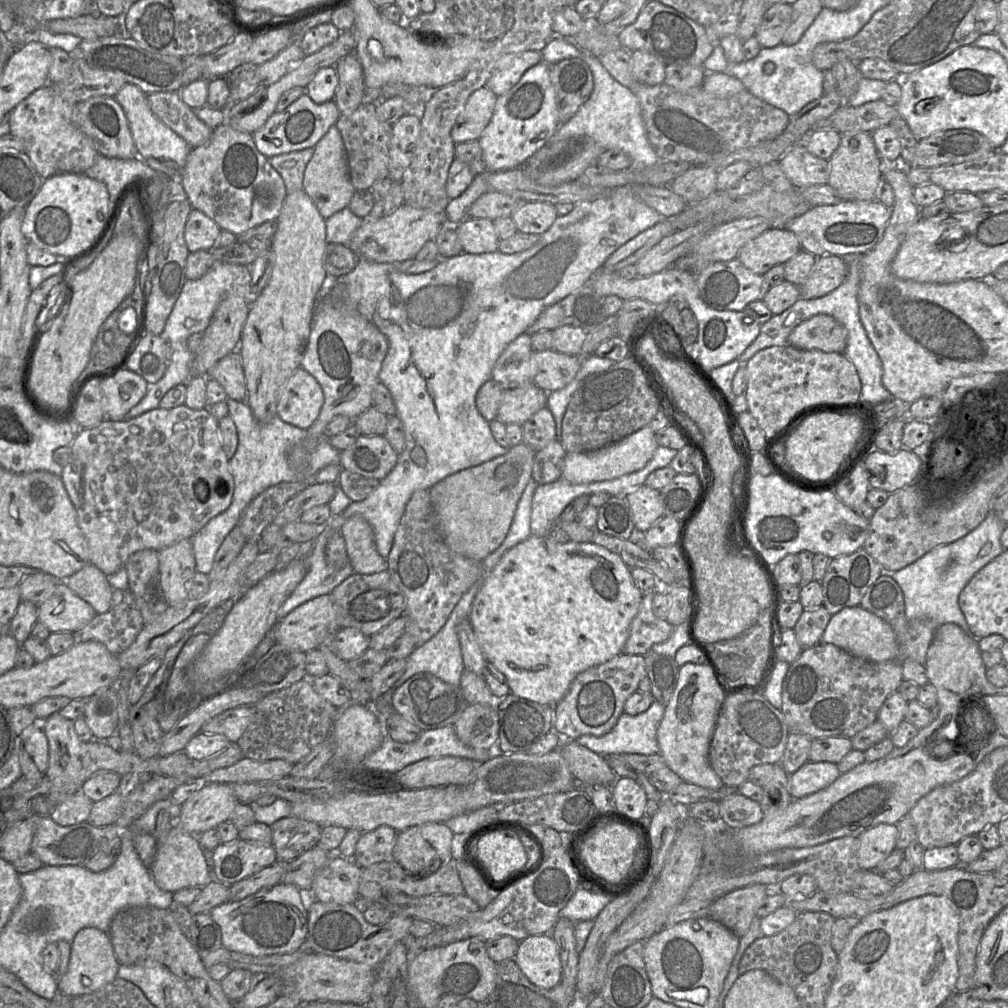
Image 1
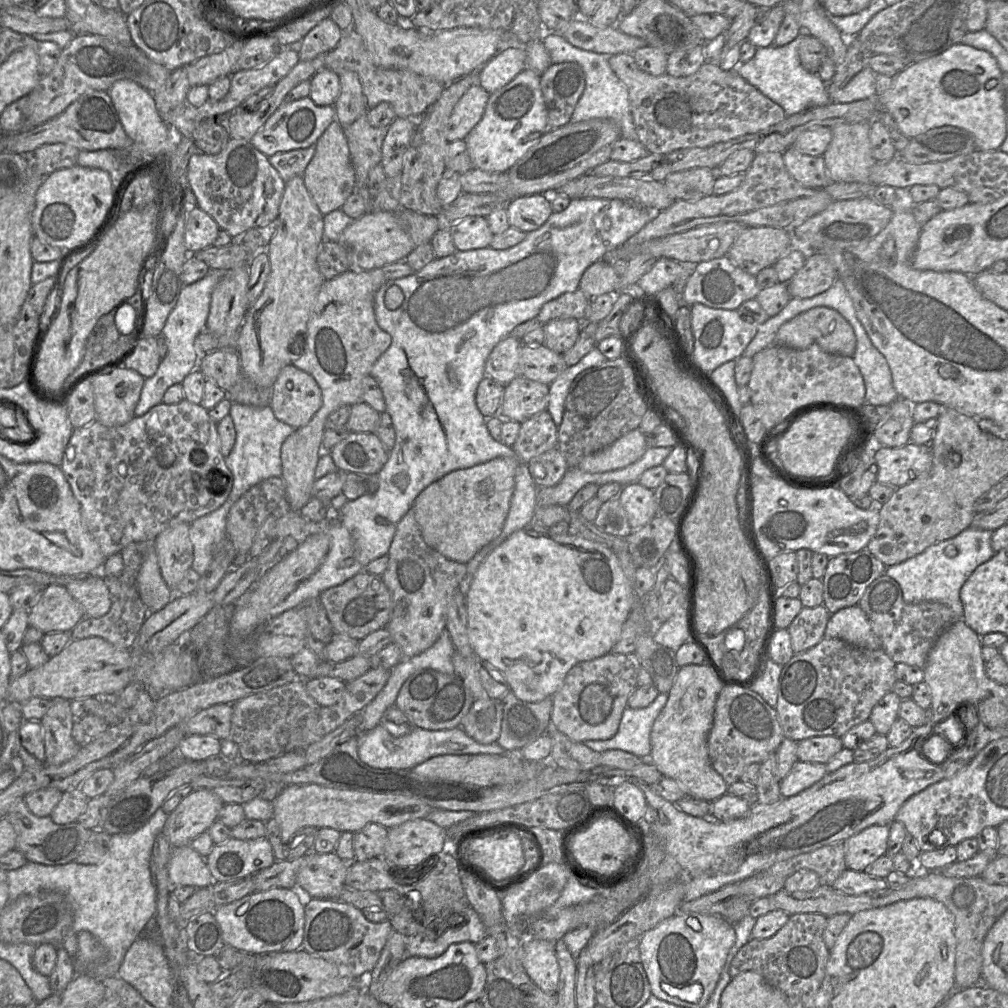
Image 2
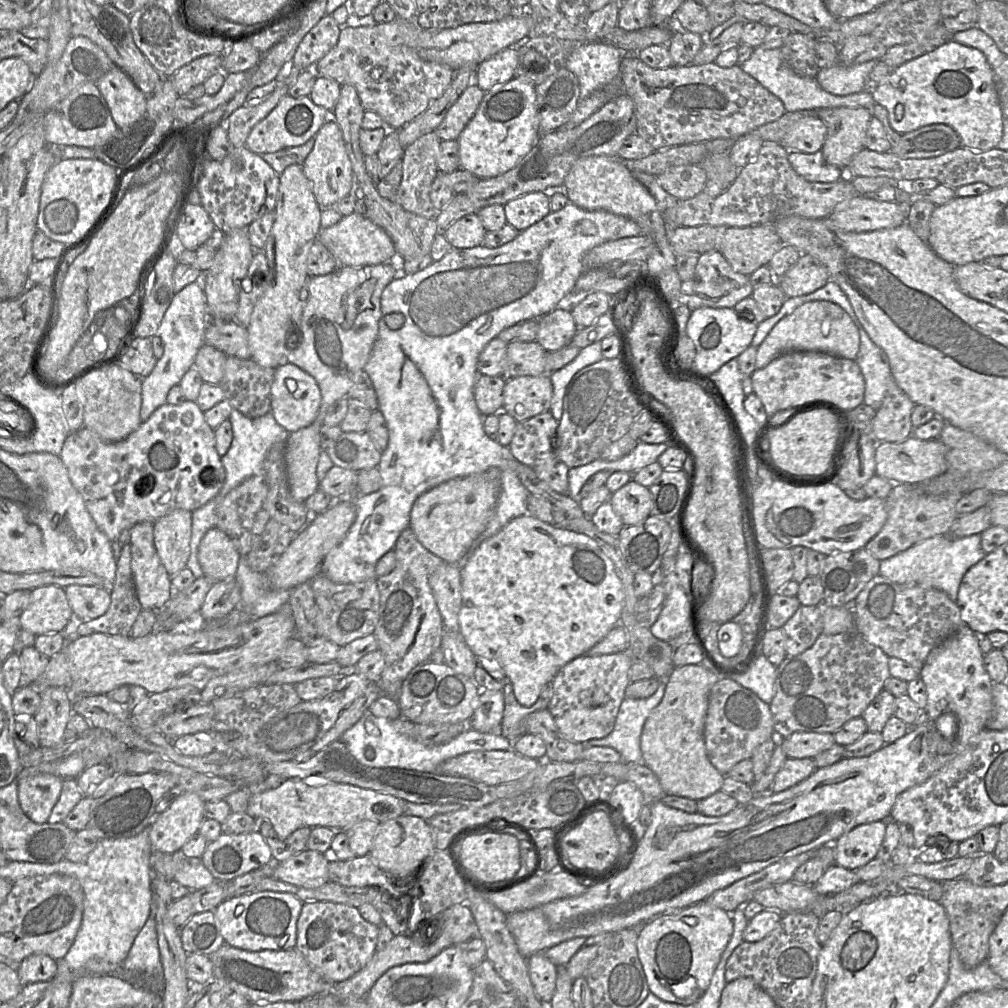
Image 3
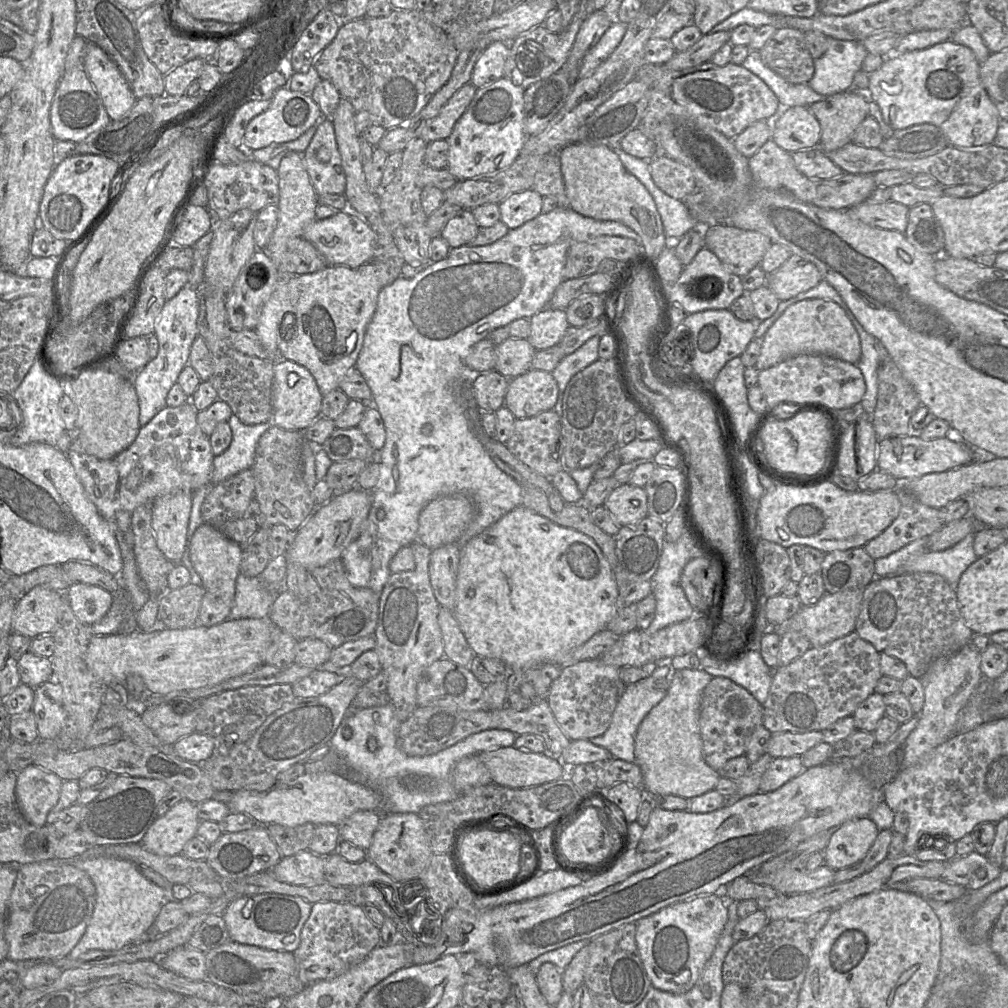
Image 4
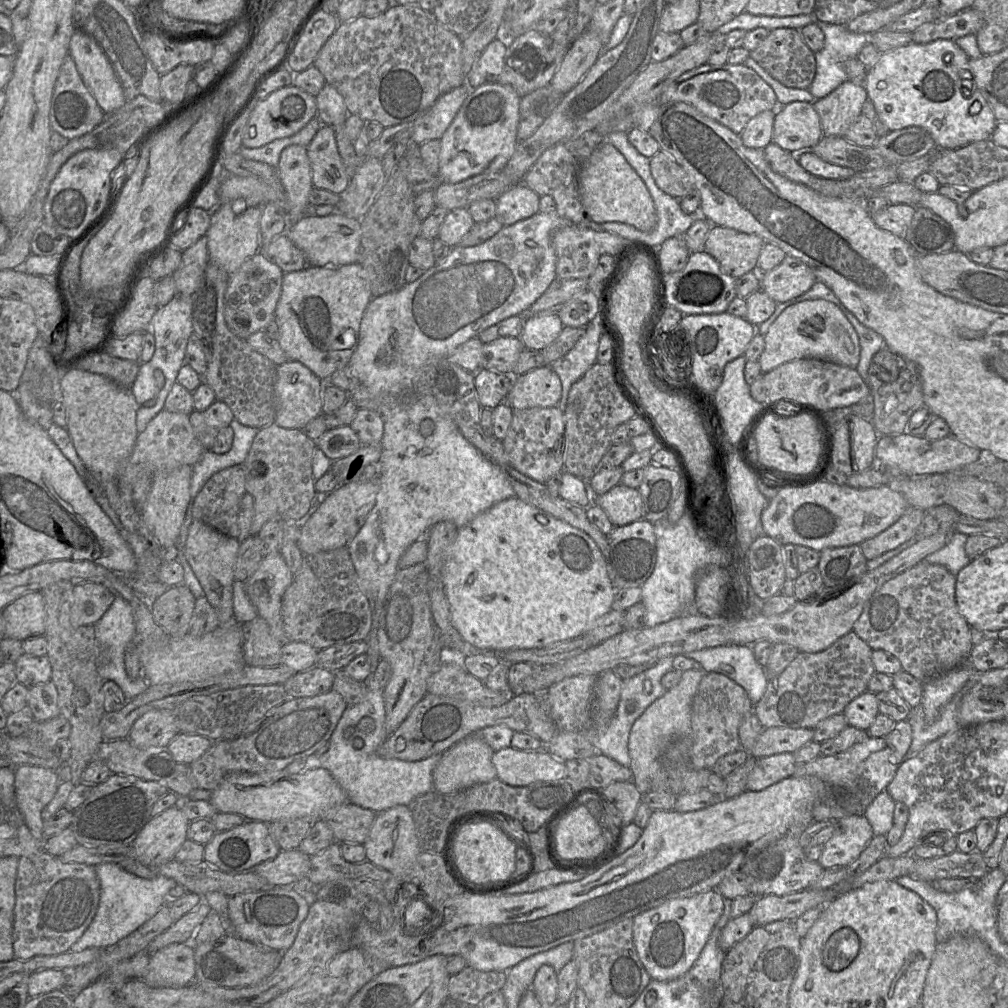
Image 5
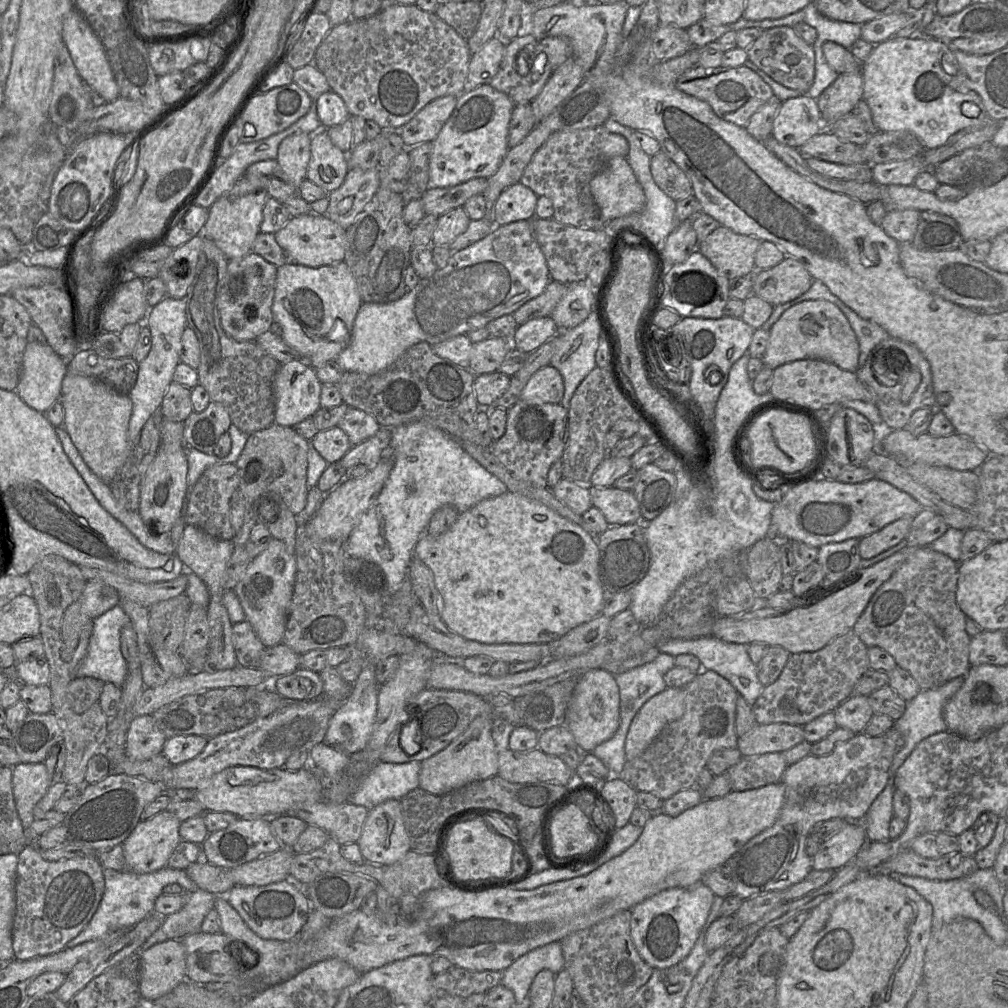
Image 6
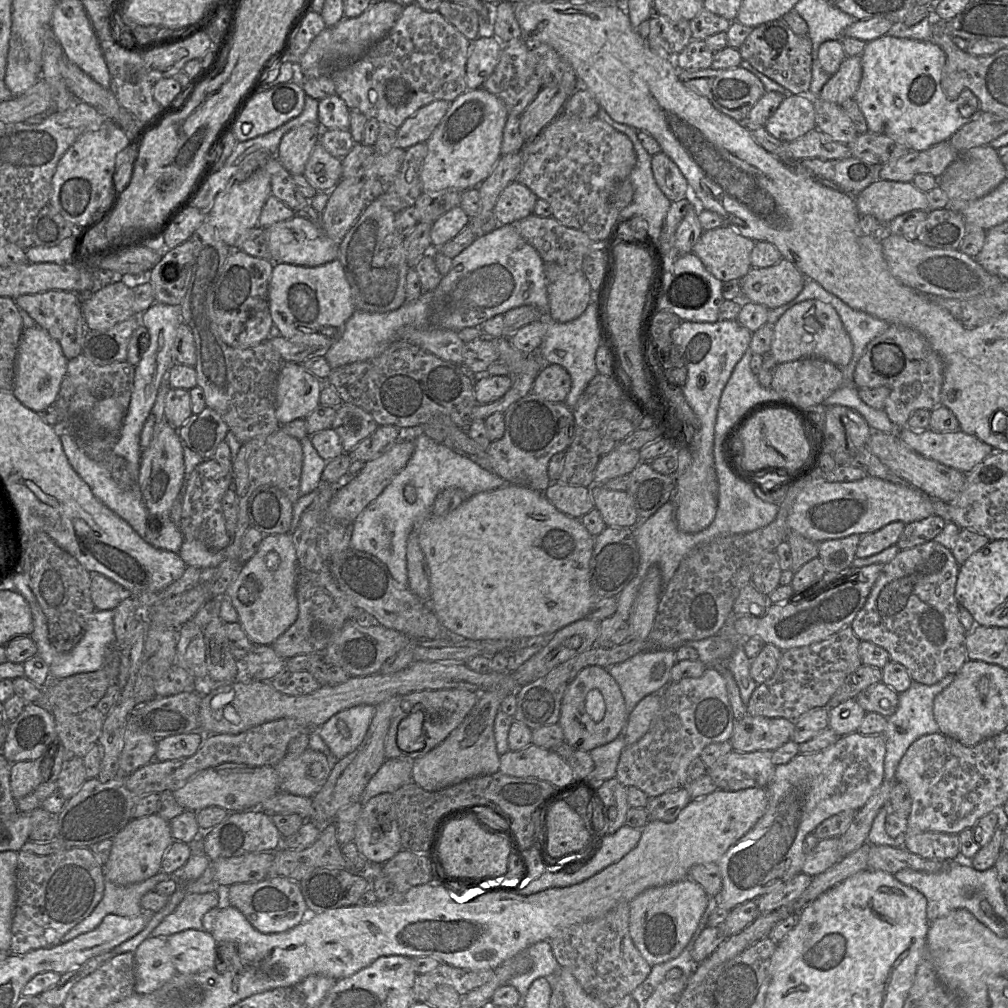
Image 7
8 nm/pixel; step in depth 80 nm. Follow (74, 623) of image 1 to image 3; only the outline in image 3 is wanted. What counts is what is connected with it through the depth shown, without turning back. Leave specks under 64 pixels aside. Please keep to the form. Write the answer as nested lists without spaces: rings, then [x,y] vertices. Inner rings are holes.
[[[45,585],[31,590],[29,604],[19,616],[21,630],[35,636],[62,633],[74,618],[65,589]]]

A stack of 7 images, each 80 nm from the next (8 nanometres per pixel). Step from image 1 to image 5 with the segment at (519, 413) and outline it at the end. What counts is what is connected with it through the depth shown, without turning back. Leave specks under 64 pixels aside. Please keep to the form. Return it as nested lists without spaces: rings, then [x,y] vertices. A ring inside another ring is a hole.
[[[550,365],[513,377],[506,402],[514,410],[557,406],[561,398],[562,384]]]

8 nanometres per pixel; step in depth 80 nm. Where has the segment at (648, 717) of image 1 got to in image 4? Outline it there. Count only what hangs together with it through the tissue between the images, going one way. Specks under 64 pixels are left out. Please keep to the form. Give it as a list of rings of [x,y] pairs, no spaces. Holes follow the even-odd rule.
[[[640,680],[628,684],[613,712],[612,721],[604,734],[589,741],[607,749],[612,757],[635,762],[635,734],[648,714],[666,695],[665,690],[647,689]]]

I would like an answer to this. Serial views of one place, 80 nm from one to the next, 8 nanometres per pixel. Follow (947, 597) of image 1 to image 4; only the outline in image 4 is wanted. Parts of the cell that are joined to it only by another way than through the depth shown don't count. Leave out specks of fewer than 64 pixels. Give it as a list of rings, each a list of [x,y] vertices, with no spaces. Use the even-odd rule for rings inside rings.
[[[974,533],[968,534],[954,546],[938,552],[928,550],[928,540],[929,537],[919,538],[886,557],[876,559],[876,577],[894,577],[909,573],[932,573],[943,577],[951,588],[956,589],[962,573],[978,559],[973,549]]]

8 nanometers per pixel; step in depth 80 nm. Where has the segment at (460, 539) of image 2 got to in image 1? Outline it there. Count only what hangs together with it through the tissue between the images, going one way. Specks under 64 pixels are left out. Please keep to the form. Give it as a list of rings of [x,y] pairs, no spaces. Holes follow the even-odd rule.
[[[519,443],[506,454],[449,475],[429,489],[441,535],[453,552],[482,561],[502,544],[517,504],[532,478],[535,454],[529,446]]]

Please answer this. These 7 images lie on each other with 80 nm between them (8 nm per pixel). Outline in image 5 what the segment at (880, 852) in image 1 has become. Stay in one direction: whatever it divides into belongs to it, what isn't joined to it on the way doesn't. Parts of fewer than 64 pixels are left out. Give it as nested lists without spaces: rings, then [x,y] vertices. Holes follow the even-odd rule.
[[[864,814],[848,815],[836,821],[831,838],[822,845],[818,863],[824,869],[847,867],[868,846],[874,833]]]

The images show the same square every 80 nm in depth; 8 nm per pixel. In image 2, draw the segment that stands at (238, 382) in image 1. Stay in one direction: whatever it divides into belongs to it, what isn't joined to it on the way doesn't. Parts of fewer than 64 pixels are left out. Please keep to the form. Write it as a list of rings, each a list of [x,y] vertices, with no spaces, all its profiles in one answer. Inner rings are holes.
[[[218,349],[200,355],[198,368],[206,380],[213,381],[226,393],[233,388],[241,373],[237,350]]]

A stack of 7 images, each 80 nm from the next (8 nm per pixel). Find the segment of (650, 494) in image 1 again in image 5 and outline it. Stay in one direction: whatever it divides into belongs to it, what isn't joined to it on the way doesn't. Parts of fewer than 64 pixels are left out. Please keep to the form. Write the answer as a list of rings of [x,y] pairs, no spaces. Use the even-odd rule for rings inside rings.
[[[622,484],[603,495],[592,494],[592,504],[600,507],[613,527],[622,527],[643,519],[643,503],[637,489]]]

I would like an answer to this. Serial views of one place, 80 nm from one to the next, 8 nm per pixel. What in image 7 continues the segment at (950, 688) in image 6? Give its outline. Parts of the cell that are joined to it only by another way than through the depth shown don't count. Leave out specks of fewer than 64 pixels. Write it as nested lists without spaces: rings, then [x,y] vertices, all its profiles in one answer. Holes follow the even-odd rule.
[[[949,674],[933,685],[924,685],[912,680],[911,686],[899,694],[897,710],[893,715],[887,718],[887,726],[882,733],[886,741],[884,780],[895,781],[895,772],[898,764],[916,739],[921,736],[939,732],[939,726],[933,713],[934,699],[953,682],[954,678],[955,674]]]

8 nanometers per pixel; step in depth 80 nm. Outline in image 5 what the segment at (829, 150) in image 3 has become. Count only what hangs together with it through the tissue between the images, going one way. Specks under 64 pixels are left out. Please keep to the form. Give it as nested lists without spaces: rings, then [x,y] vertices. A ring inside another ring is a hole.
[[[846,80],[827,96],[812,103],[820,117],[823,135],[843,137],[862,114],[862,106],[867,99],[864,85]]]

